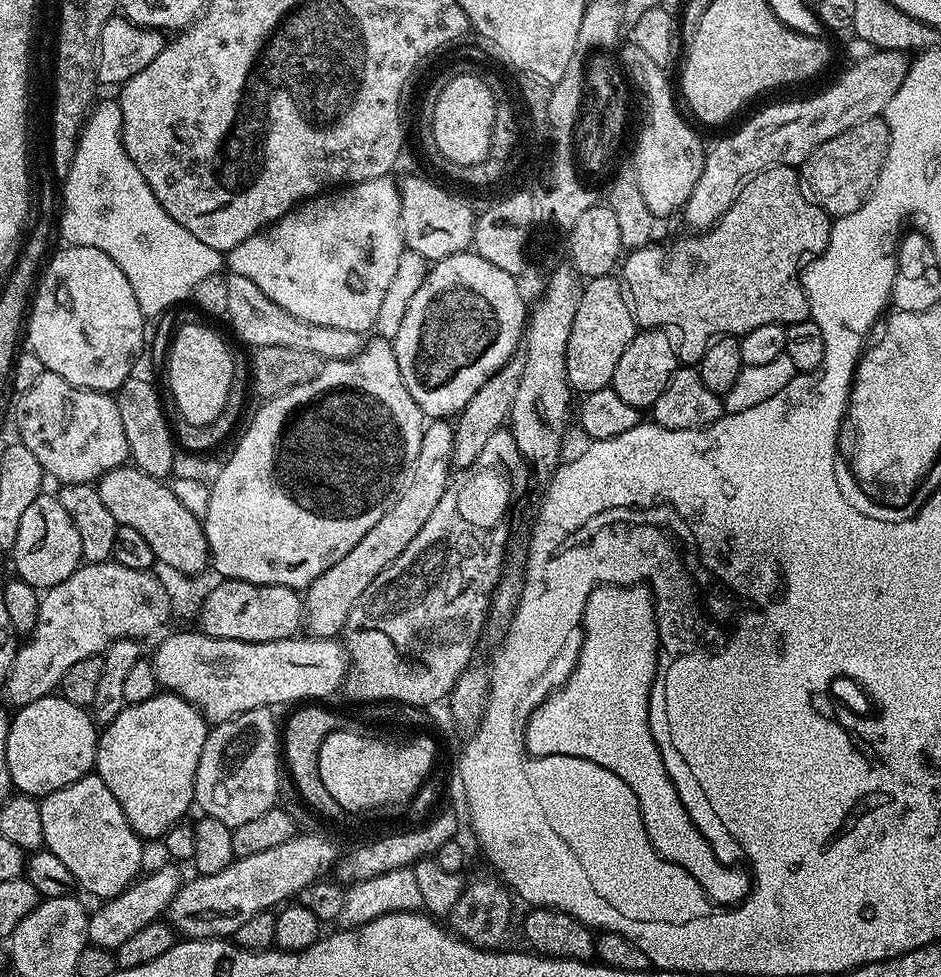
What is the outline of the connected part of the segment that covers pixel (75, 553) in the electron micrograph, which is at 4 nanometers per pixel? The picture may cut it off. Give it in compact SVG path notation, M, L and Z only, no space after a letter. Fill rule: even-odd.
M42 494L30 502L26 514L22 514L22 526L18 526L18 538L10 556L16 559L15 575L26 581L29 586L37 590L44 588L55 589L63 580L69 580L82 564L82 538L78 538L76 524L72 515L62 506L62 502L55 495Z

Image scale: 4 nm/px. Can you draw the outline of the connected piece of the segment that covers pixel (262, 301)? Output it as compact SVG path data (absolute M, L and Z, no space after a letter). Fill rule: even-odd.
M229 275L227 282L229 286L229 306L226 313L226 320L232 323L233 330L246 343L252 344L251 347L253 349L261 348L262 346L290 346L291 348L302 350L309 357L324 356L320 358L342 360L356 355L363 347L364 340L361 333L355 332L354 330L338 330L330 326L318 326L314 322L300 320L294 314L282 310L282 306L278 306L278 302L274 302L269 296L262 294L262 290L258 290L258 286L254 286L254 282L250 282L250 278Z

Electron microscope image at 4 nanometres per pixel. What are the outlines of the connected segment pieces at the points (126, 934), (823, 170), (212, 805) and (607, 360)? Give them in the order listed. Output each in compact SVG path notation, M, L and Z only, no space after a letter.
M152 872L141 875L135 882L128 884L123 891L114 896L107 897L104 904L95 913L94 911L88 918L88 943L93 948L107 948L114 950L126 942L138 930L142 930L148 924L157 923L160 916L165 911L169 911L170 903L176 892L180 889L182 878L174 872Z
M874 116L820 144L802 165L802 180L812 200L833 218L854 214L858 206L866 203L876 184L878 174L888 158L890 141L892 133L888 131L888 123L880 116Z
M271 707L240 712L207 733L198 762L195 803L200 812L218 818L230 829L267 817L277 803L282 776L282 728Z
M612 274L591 277L584 285L578 311L574 314L574 326L566 346L566 364L569 382L582 394L611 385L614 366L618 366L622 350L626 350L638 331L636 313L626 295L625 285L619 284L614 277Z

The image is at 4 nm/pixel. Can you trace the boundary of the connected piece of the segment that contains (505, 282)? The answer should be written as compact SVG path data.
M475 251L459 252L435 261L422 286L410 298L398 334L391 337L398 370L414 402L428 418L455 417L508 360L517 355L526 327L526 304L517 277L498 270Z

